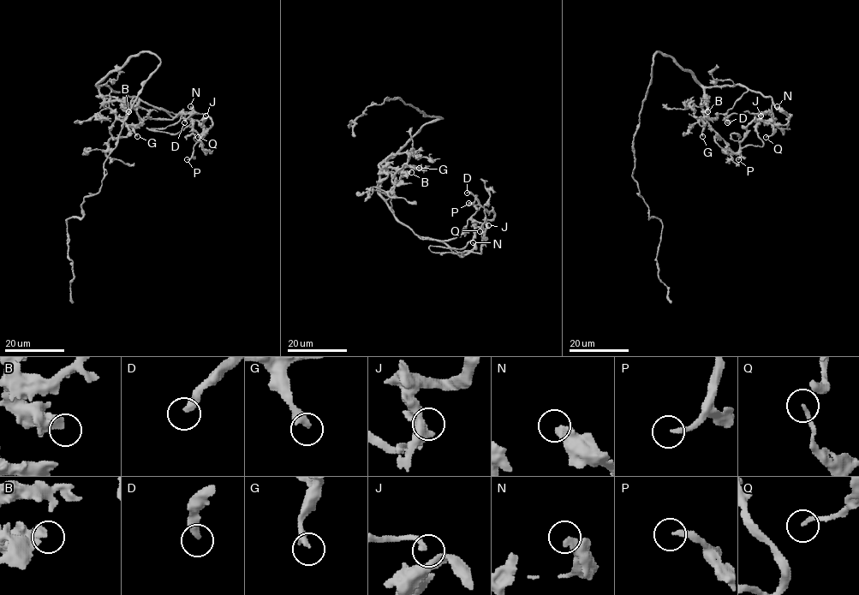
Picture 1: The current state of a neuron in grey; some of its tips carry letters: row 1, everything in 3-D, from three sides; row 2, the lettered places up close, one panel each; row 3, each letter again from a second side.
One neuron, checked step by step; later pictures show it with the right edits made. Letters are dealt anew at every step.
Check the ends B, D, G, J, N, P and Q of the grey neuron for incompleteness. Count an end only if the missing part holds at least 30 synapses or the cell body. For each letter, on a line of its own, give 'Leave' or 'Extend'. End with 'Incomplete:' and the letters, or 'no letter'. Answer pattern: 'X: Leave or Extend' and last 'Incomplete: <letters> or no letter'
B: Leave
D: Extend
G: Extend
J: Leave
N: Leave
P: Extend
Q: Leave
Incomplete: D, G, P

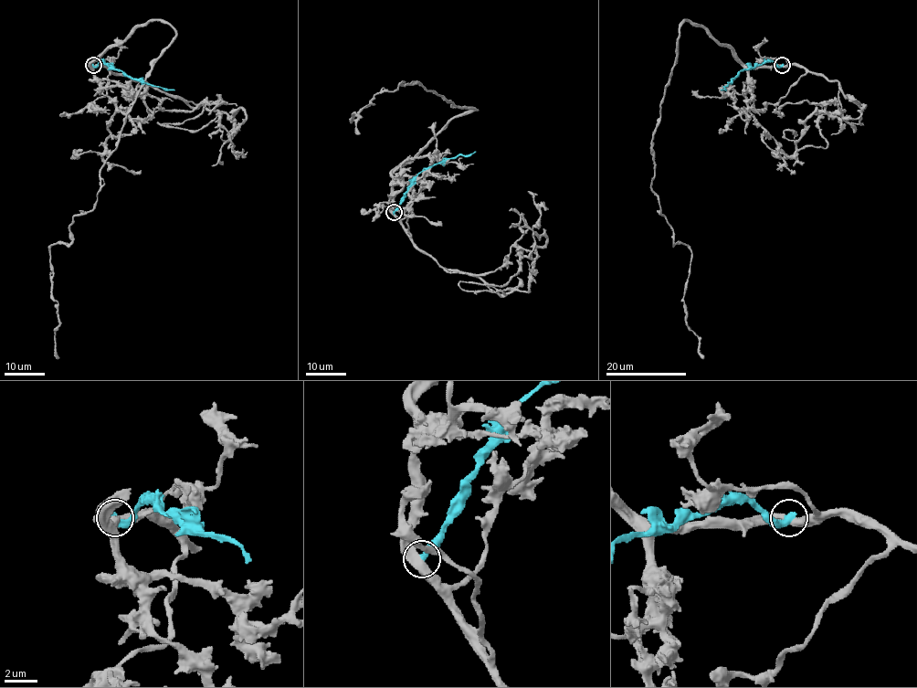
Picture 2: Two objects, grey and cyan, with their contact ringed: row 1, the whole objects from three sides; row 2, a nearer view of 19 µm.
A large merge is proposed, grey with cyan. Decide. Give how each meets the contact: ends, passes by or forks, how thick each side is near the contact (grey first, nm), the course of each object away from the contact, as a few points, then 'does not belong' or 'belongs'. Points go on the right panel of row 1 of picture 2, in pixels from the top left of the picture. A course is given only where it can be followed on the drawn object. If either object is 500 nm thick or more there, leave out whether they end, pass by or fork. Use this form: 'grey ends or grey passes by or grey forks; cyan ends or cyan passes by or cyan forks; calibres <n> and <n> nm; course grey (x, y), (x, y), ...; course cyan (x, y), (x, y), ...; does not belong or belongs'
grey passes by; cyan ends; calibres 480 and 440 nm; course grey (781, 66), (746, 68), (702, 27), (680, 24), (651, 191), (673, 243), (691, 252), (687, 326), (703, 358); course cyan (781, 66), (771, 61), (756, 63), (742, 69), (721, 89); does not belong

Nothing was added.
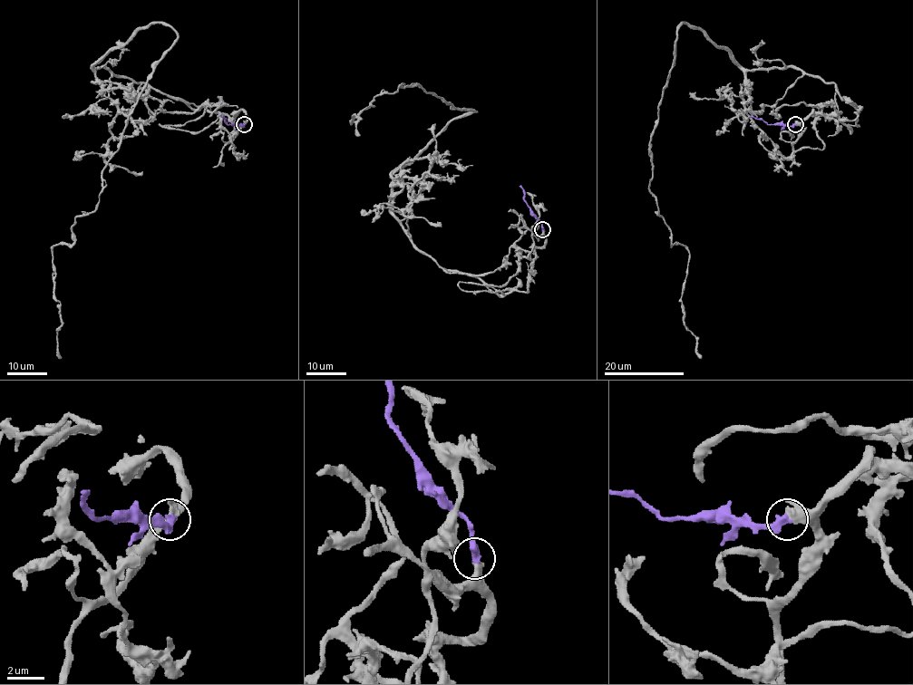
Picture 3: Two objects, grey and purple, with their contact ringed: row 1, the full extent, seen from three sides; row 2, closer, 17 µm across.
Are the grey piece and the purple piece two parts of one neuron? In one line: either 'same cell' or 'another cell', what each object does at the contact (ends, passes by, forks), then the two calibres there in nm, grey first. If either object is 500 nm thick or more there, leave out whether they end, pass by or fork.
same cell; calibres 500 and 440 nm

